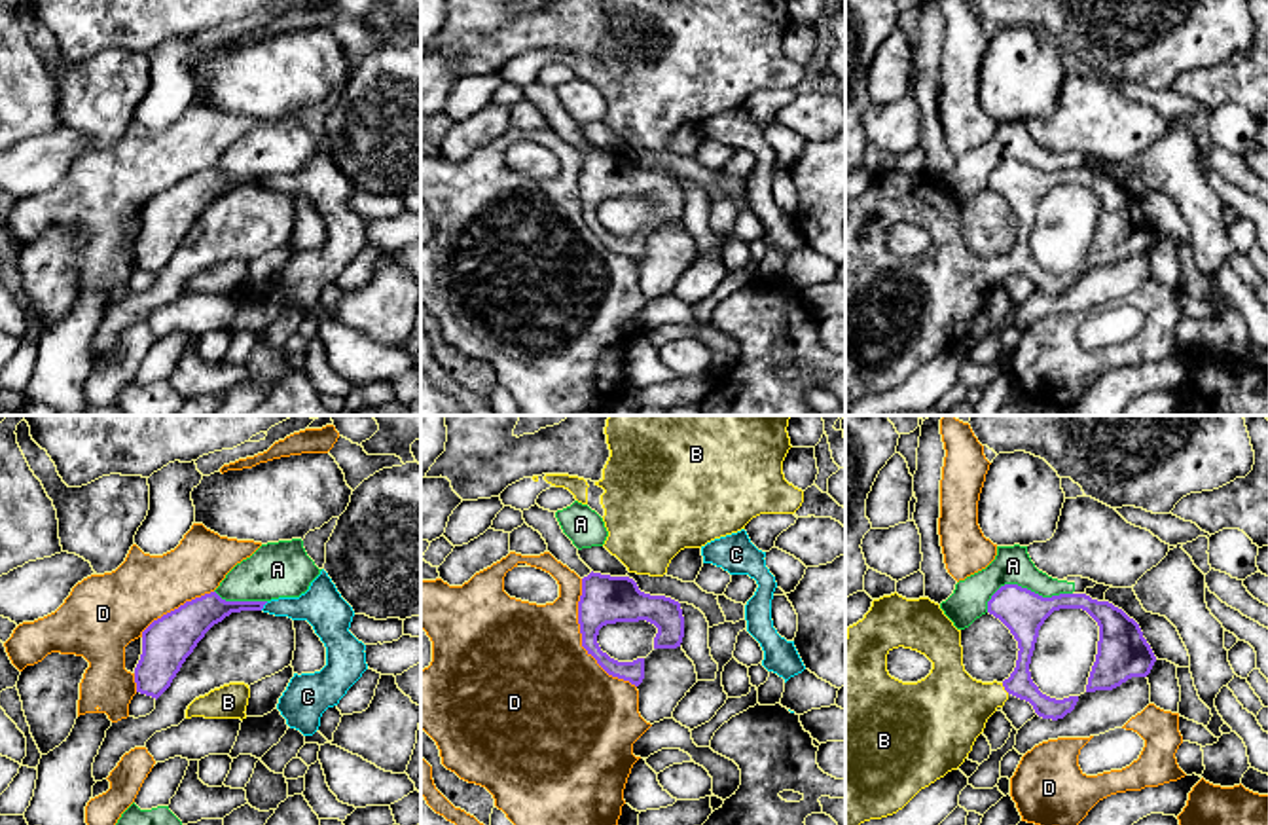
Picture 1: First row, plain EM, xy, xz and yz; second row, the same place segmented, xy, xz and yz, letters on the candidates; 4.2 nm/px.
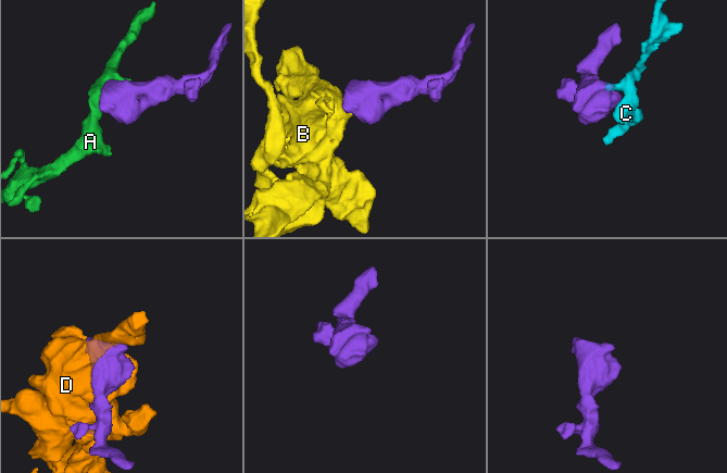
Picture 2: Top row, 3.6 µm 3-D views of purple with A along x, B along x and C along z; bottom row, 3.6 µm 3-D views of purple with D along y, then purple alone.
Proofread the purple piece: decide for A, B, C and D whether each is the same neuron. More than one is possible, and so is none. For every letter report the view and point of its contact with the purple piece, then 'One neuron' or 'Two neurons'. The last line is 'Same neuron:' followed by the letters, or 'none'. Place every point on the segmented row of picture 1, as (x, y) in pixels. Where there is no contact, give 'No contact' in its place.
A: Touches purple at yz (1024, 588). Two neurons
B: Touches purple at yz (1005, 689). One neuron
C: Touches purple at xy (264, 604). Two neurons
D: Touches purple at xz (582, 640). Two neurons
Same neuron: B

